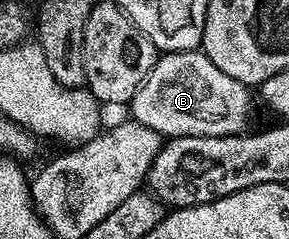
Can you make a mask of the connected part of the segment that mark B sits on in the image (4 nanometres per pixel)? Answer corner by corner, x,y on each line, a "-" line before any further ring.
200,49
163,52
128,102
131,118
165,138
241,134
252,111
251,90
221,72

